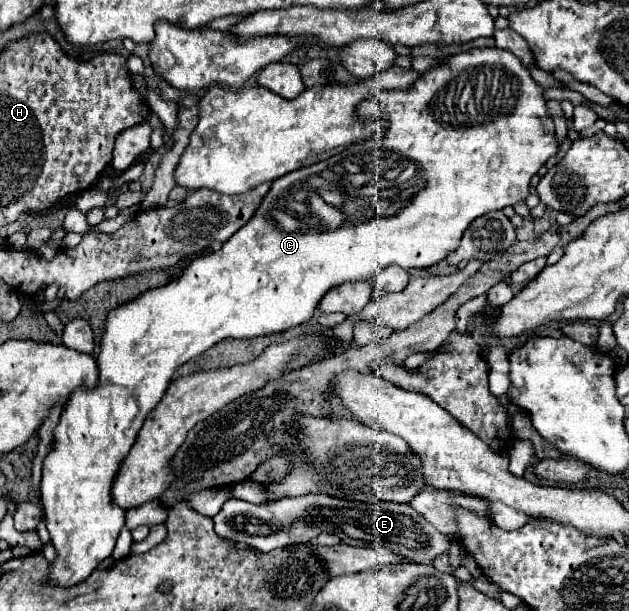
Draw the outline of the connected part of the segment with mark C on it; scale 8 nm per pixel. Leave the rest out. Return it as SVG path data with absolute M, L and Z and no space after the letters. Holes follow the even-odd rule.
M492 47L492 49L472 49L472 51L466 51L466 53L458 53L458 55L454 55L454 57L448 57L448 59L444 59L444 65L440 65L440 67L436 67L436 69L432 69L432 71L428 71L428 73L424 73L424 75L422 75L422 77L420 77L420 79L418 79L418 83L416 83L416 85L414 85L414 87L410 87L410 89L406 89L406 91L402 91L402 95L404 95L404 99L402 99L402 101L400 101L400 103L398 103L398 105L394 105L394 107L392 107L392 119L390 119L390 123L388 123L388 129L386 129L386 131L384 131L384 135L382 135L382 133L376 133L376 135L374 135L374 137L372 137L372 139L366 139L366 141L362 141L362 143L356 143L356 145L350 145L350 147L348 147L348 149L344 149L344 151L340 151L340 153L338 153L338 155L332 155L332 157L328 157L328 159L324 159L324 161L320 161L320 163L322 163L322 171L320 171L320 173L318 173L318 163L316 163L316 165L312 165L312 167L304 167L304 169L298 169L298 171L292 171L292 173L288 173L288 175L284 175L284 177L280 177L280 179L276 179L276 181L274 181L274 183L272 183L272 187L270 187L270 191L268 191L268 193L266 193L266 197L264 197L264 199L262 199L262 203L260 203L260 207L258 207L258 209L256 209L256 213L254 213L254 215L252 215L252 219L250 219L250 221L248 221L248 223L246 223L246 225L244 225L244 227L242 227L242 229L240 229L240 231L236 231L236 233L234 233L234 235L232 235L232 237L230 237L230 239L228 239L228 241L226 241L226 243L224 243L224 245L222 245L222 247L220 247L220 249L218 249L218 251L216 251L216 253L210 253L210 255L204 255L204 257L196 257L196 259L194 259L194 261L192 261L192 263L190 263L190 265L188 265L188 267L186 267L186 271L184 271L184 273L182 273L182 277L180 277L180 279L176 279L176 281L170 281L170 283L168 283L168 285L164 285L164 287L158 287L158 289L150 289L150 291L146 291L146 293L142 293L142 295L140 295L140 297L138 297L138 299L134 299L134 301L130 301L130 303L124 303L124 305L122 305L122 307L116 307L116 309L114 309L114 311L112 311L112 313L110 313L110 315L108 315L108 321L106 321L106 331L104 331L104 337L102 337L102 343L100 343L100 353L98 353L98 355L96 355L96 361L98 361L98 369L100 369L100 379L98 379L98 387L94 387L94 391L84 391L84 387L82 387L82 391L74 391L74 395L72 395L72 397L70 397L70 403L68 403L68 405L66 405L66 409L64 409L64 413L62 413L62 417L60 417L60 423L58 423L58 427L56 427L56 429L54 429L54 437L56 437L56 445L54 445L54 449L52 449L52 451L50 451L50 453L48 453L48 457L46 457L46 459L44 459L44 467L42 467L42 483L40 483L40 491L42 491L42 495L40 495L40 501L42 501L42 507L44 507L44 515L46 515L46 527L48 527L48 531L50 531L50 537L52 537L52 543L54 543L54 547L56 547L56 551L58 551L58 559L56 559L56 561L54 561L54 563L52 563L52 569L50 569L50 583L58 583L58 585L62 585L62 587L68 587L68 585L74 585L74 583L80 583L80 581L82 581L82 579L84 579L84 577L88 577L88 575L90 575L90 573L92 573L92 571L94 571L94 569L96 569L96 565L98 565L98 563L100 563L100 561L102 561L102 559L106 559L106 557L110 557L110 555L112 555L112 549L114 549L114 545L116 545L116 539L118 539L118 533L120 533L120 529L122 529L122 527L124 527L124 509L120 509L120 507L118 507L118 505L114 505L114 503L112 503L112 497L110 497L110 487L112 487L112 481L114 481L114 475L116 475L116 471L118 471L118 467L120 467L120 463L122 463L122 459L124 459L124 457L126 457L126 455L128 455L128 451L130 451L130 447L132 447L132 445L134 445L134 439L136 439L136 435L138 435L138 431L140 431L140 427L142 427L142 423L144 423L144 419L146 419L146 415L148 415L148 413L150 413L150 411L152 411L152 409L154 409L154 407L156 407L156 403L158 403L158 401L160 401L160 399L162 399L162 395L164 395L164 391L166 391L166 389L168 389L168 383L170 383L170 377L172 377L172 375L174 375L174 371L176 371L176 367L180 367L180 365L182 365L182 363L186 363L186 361L190 361L190 359L192 359L192 357L196 357L196 355L200 355L200 353L204 353L204 351L206 351L206 349L210 349L210 347L212 347L212 345L216 345L216 343L218 343L218 341L222 341L222 339L252 339L252 337L260 337L260 335L270 335L270 333L280 333L280 331L286 331L286 329L292 329L292 327L296 327L296 325L302 325L302 323L308 323L308 321L310 321L310 319L312 319L312 315L314 315L314 309L316 309L316 307L318 307L318 303L320 303L320 301L322 301L322 297L324 297L324 295L326 295L326 293L328 293L328 291L330 291L330 289L334 289L334 287L338 287L338 285L342 285L342 283L352 283L352 281L366 281L366 279L374 279L374 275L378 275L378 273L380 273L380 271L384 271L384 269L386 269L386 267L388 267L388 265L400 265L400 267L402 267L402 269L406 269L406 271L410 271L410 269L426 269L426 267L432 267L432 265L436 265L436 263L440 263L440 261L442 261L442 259L444 259L444 257L446 257L446 255L448 255L448 253L452 253L452 251L454 251L454 249L456 249L456 247L458 247L458 243L460 243L460 237L462 237L462 233L464 233L464 231L466 231L466 229L468 229L468 225L470 225L470 223L472 223L472 221L474 221L474 219L476 219L476 217L480 217L480 215L484 215L484 213L486 213L486 211L496 211L496 209L504 209L504 207L506 207L506 205L516 205L516 203L520 203L520 201L524 201L524 199L526 199L526 195L528 195L528 189L530 189L530 179L532 179L532 175L534 175L534 173L538 173L538 169L540 169L540 167L542 167L542 165L544 165L544 163L546 163L546 161L548 161L548 159L550 159L550 157L552 157L552 155L556 155L556 151L558 151L558 143L556 143L556 135L554 135L554 123L552 123L552 119L550 119L550 115L548 115L548 109L546 109L546 99L544 99L544 95L542 95L542 87L540 87L540 85L538 85L538 83L536 83L536 81L534 81L534 79L532 79L532 77L530 77L530 73L528 73L528 69L526 69L526 67L522 67L522 63L520 63L520 61L518 61L518 57L516 57L516 55L512 55L512 53L510 53L510 51L502 51L502 49L496 49L496 47ZM310 177L312 177L312 179L318 179L318 181L320 181L320 187L322 187L322 189L324 189L324 191L338 191L338 193L342 193L342 195L344 195L344 201L342 201L342 203L340 203L340 205L338 205L338 207L332 207L332 205L328 205L328 203L326 203L326 201L324 201L324 199L322 199L322 197L320 197L320 195L318 195L318 191L314 191L314 189L310 189L310 185L308 185L308 179L310 179Z

